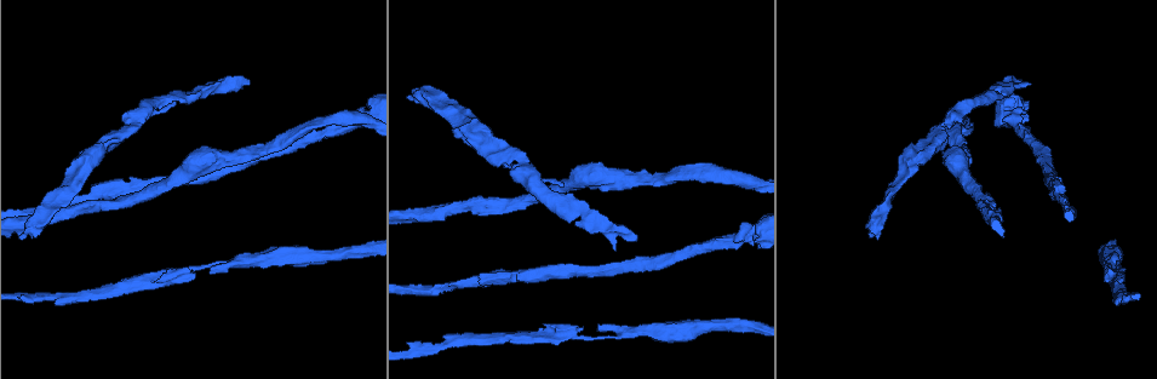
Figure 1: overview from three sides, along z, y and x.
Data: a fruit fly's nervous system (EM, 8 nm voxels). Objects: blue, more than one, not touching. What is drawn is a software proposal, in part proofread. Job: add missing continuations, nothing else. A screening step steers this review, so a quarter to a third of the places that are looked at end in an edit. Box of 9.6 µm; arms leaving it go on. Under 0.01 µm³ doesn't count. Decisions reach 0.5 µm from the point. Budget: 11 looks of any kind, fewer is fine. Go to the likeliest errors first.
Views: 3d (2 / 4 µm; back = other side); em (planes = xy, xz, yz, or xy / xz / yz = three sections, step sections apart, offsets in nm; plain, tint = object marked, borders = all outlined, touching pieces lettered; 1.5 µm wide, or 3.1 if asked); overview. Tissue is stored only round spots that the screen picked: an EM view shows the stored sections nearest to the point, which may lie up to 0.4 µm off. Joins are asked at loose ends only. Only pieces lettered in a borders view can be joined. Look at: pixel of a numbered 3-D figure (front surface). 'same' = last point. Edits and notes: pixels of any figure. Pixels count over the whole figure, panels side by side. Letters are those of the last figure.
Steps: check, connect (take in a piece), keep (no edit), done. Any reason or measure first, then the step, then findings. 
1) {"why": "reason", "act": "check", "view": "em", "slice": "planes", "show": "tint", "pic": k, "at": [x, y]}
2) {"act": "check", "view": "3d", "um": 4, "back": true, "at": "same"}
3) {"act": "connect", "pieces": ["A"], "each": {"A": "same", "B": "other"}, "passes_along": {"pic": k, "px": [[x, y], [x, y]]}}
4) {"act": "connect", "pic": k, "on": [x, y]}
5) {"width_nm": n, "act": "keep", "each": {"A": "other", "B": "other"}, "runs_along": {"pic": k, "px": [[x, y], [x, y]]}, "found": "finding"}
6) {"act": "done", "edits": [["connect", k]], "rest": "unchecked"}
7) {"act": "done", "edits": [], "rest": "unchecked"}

{"why": "long arm stops here", "act": "check", "view": "em", "slice": "planes", "show": "borders", "pic": 1, "at": [408, 96]}

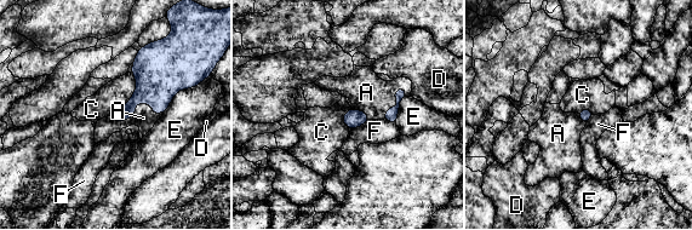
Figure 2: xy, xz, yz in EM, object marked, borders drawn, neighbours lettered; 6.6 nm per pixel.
{"longest_contact_nm": ["A", 380], "act": "connect", "pieces": ["A"], "each": {"A": "same", "C": "other", "D": "other", "E": "other", "F": "other"}, "passes_along": {"pic": 2, "px": [[159, 76], [135, 105], [143, 118]]}, "found": "the cell continues"}

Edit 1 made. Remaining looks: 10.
{"why": "end of a long branch", "act": "check", "view": "em", "slice": "planes", "show": "plain", "pic": 1, "at": [633, 240]}

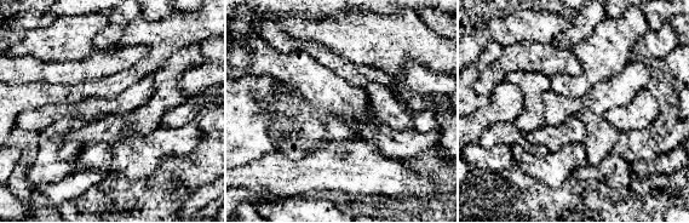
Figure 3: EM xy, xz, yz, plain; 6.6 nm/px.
{"why": "with the object marked", "act": "check", "view": "em", "slice": "planes", "show": "tint", "at": "same"}

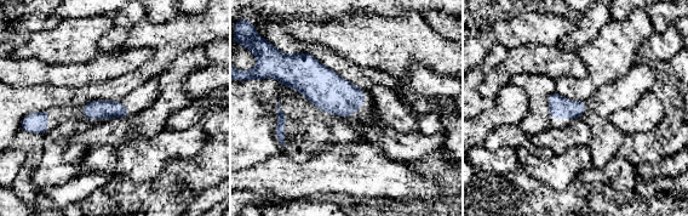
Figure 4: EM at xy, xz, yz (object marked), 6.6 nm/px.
{"act": "check", "view": "em", "slice": "planes", "show": "borders", "at": "same"}

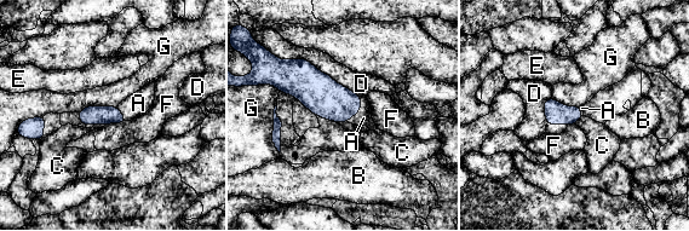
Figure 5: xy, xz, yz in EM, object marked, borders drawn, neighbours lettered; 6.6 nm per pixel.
{"width_nm": 130, "act": "connect", "pieces": ["A"], "each": {"A": "same", "B": "other", "C": "other", "D": "other", "E": "other", "F": "other", "G": "other"}, "passes_along": {"pic": 5, "px": [[323, 97], [359, 110], [363, 117]]}, "found": "it goes on there"}

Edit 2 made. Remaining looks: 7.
{"why": "branch stops here", "act": "check", "view": "em", "slice": "yz", "step": 4, "show": "borders", "pic": 1, "at": [912, 174]}

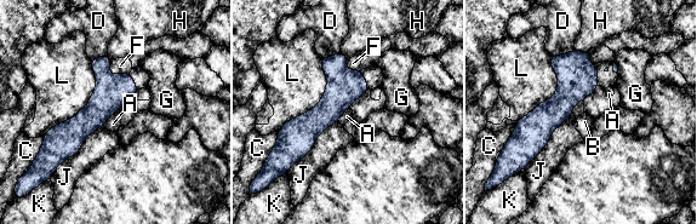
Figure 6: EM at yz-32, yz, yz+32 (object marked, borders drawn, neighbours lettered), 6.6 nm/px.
{"act": "keep", "each": {"A": "other", "B": "other", "C": "other", "D": "other", "F": "other", "G": "other", "H": "other", "J": "other", "K": "other", "L": "other"}, "runs_along": {"pic": 6, "px": [[587, 55], [532, 132], [530, 156]]}, "found": "none of them fits"}

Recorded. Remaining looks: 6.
{"why": "an open end", "act": "check", "view": "3d", "um": 2, "pic": 1, "at": [173, 104]}

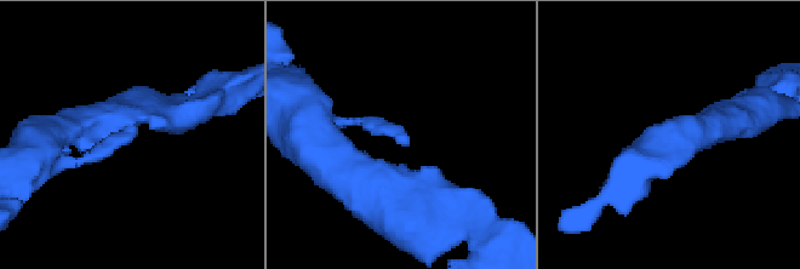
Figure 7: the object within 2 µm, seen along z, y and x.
{"act": "check", "view": "em", "slice": "yz", "step": 8, "show": "tint", "pic": 7, "at": [406, 139]}

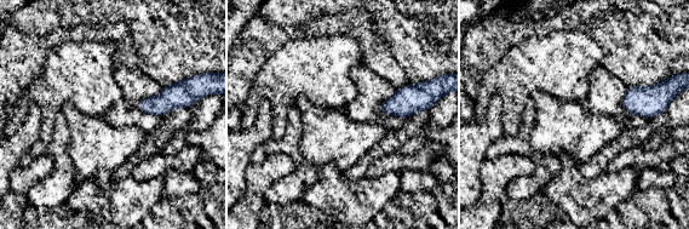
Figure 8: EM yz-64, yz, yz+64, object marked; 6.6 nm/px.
{"act": "check", "view": "em", "slice": "planes", "show": "borders", "at": "same"}

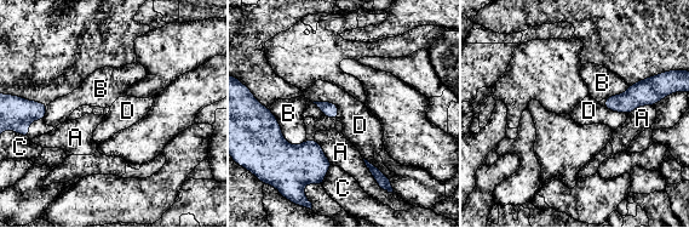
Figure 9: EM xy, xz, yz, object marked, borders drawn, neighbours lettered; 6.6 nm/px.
{"act": "keep", "each": {"A": "other", "B": "other", "C": "other", "D": "other"}, "border": {"pic": 9, "px": [[313, 101], [333, 102], [339, 117]]}, "found": "none of them fits"}

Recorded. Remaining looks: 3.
{"act": "done", "edits": [["connect", 2], ["connect", 5]], "rest": "unchecked"}

